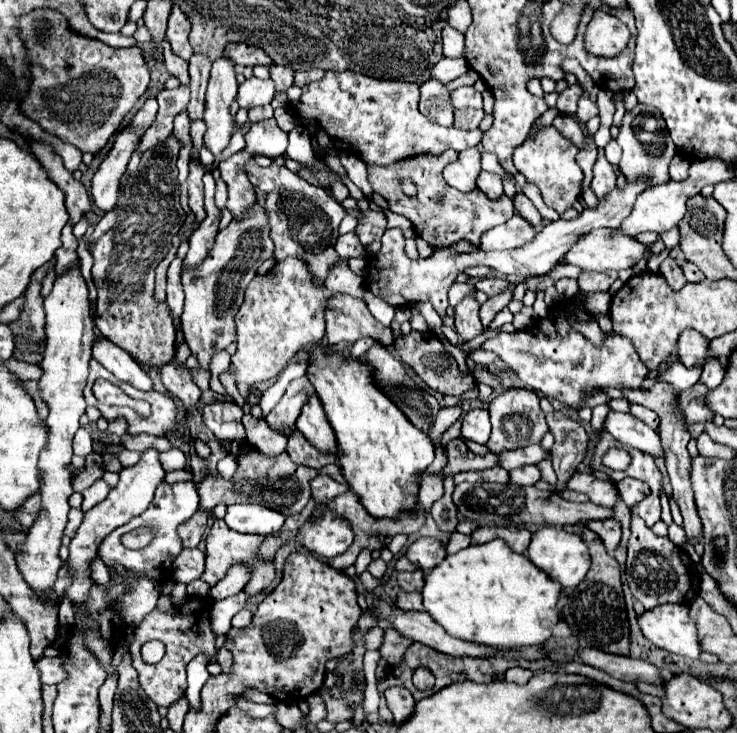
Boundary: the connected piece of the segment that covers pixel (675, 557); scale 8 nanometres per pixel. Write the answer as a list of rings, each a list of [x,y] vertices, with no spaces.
[[[632,516],[630,530],[632,534],[628,542],[626,582],[632,590],[632,596],[642,602],[646,610],[660,604],[690,604],[700,590],[700,580],[688,552],[672,544],[666,536],[656,536],[638,516]]]

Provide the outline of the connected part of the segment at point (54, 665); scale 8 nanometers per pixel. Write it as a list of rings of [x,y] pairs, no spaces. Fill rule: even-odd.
[[[46,656],[40,658],[36,662],[36,668],[38,668],[44,684],[58,684],[66,678],[66,672],[62,668],[62,660],[58,656],[56,658],[46,658]]]

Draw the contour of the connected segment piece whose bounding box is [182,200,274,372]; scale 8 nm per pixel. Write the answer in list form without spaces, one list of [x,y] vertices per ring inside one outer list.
[[[256,200],[246,210],[246,216],[242,220],[234,220],[224,230],[220,230],[212,254],[208,254],[208,260],[204,260],[200,268],[194,268],[192,272],[182,272],[182,286],[186,292],[182,312],[184,336],[186,344],[192,350],[192,356],[196,356],[198,366],[202,370],[210,372],[212,356],[216,352],[226,350],[228,344],[236,342],[234,316],[244,300],[244,292],[252,282],[252,278],[256,276],[256,268],[274,254],[270,226],[266,226],[266,222],[268,212]]]

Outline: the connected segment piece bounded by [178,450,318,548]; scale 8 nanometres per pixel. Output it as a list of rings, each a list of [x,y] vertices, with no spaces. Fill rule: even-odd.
[[[252,450],[246,458],[238,460],[238,470],[232,476],[232,480],[224,480],[218,474],[210,474],[206,480],[200,482],[198,486],[200,508],[192,518],[188,518],[184,524],[178,526],[178,536],[182,538],[184,547],[197,547],[206,530],[206,512],[210,512],[216,504],[256,504],[258,502],[270,510],[280,512],[282,516],[294,516],[308,504],[310,480],[314,476],[318,476],[318,470],[294,464],[286,456],[286,452],[274,458],[266,458],[258,450]]]

